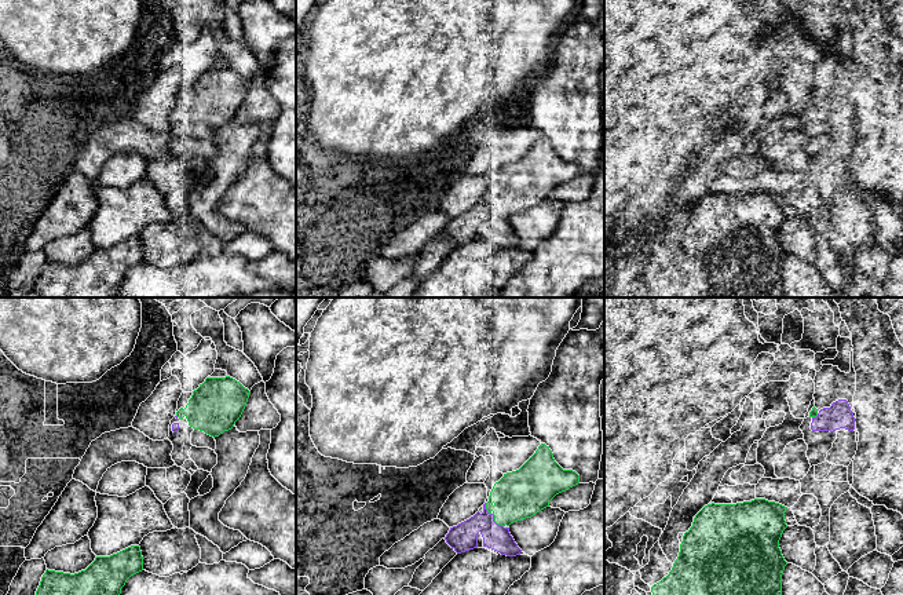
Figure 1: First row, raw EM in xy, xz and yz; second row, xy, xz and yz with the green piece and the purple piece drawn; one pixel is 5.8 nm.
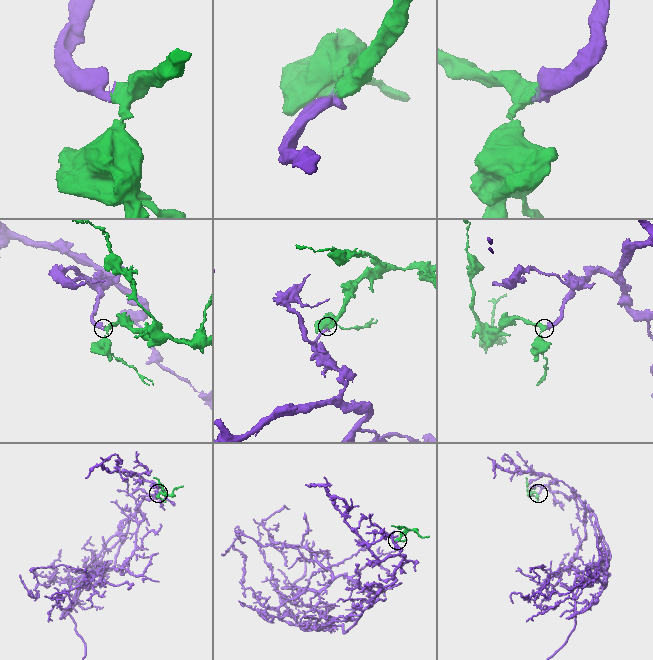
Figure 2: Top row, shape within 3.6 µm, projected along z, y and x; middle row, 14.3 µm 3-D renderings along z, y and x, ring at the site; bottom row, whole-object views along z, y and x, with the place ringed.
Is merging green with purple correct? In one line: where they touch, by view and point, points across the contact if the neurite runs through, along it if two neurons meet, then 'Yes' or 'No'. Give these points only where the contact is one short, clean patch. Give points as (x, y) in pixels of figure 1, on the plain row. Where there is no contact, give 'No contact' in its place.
Touches green at xz (494, 208). Yes

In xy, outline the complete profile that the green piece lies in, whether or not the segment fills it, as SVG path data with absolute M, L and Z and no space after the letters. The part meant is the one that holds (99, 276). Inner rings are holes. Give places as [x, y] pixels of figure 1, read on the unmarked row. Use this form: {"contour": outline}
{"contour": "M139 237L96 248L78 264L45 262L36 282L41 298L118 298L127 271L143 262Z"}

